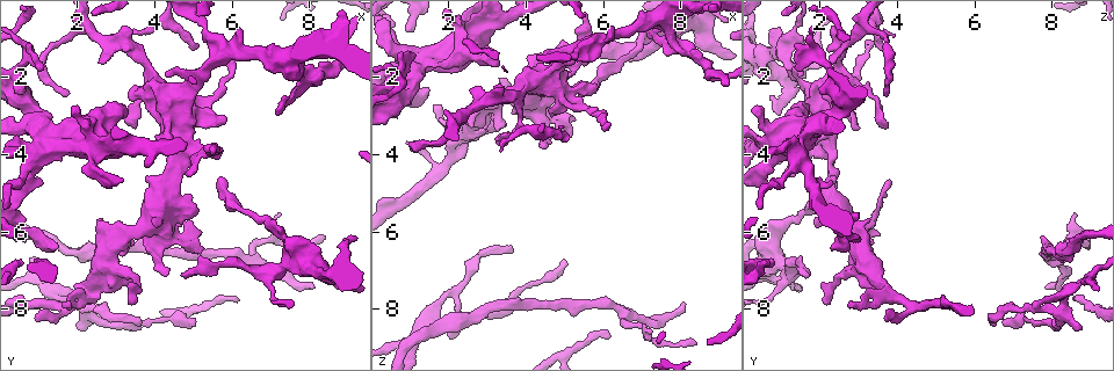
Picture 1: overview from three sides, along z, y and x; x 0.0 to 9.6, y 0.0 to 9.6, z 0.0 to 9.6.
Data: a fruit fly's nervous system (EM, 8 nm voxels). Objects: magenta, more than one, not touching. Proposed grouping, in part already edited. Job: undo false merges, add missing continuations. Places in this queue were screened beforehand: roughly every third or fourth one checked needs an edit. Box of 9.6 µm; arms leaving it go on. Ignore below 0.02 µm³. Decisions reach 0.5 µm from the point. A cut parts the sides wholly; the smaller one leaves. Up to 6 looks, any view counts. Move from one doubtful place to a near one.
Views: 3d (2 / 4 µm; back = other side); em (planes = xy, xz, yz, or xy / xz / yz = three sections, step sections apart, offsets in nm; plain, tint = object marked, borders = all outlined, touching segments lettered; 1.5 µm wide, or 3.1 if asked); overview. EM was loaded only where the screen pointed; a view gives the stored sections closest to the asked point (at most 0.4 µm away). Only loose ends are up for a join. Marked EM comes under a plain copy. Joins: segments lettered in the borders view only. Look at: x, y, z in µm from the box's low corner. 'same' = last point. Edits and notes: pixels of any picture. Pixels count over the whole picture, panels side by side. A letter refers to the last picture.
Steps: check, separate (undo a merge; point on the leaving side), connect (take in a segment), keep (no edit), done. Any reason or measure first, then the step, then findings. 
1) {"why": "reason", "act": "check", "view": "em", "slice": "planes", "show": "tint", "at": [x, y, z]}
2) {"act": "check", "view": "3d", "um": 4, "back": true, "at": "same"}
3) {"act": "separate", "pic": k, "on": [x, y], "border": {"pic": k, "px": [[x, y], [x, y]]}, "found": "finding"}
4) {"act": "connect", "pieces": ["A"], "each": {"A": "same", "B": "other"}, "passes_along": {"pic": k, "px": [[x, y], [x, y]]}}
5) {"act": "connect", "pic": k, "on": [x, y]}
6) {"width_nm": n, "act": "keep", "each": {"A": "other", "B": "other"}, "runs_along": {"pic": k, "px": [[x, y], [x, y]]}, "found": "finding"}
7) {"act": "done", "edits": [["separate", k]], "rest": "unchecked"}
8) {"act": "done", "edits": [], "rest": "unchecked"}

{"why": "an open end", "act": "check", "view": "em", "slice": "planes", "show": "borders", "at": [2.05, 8.45, 8.70]}

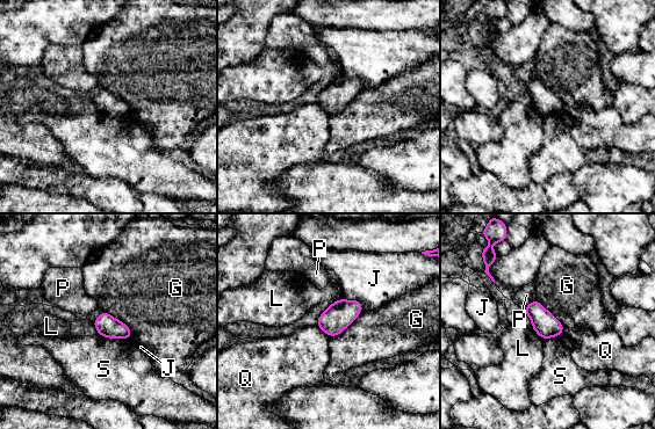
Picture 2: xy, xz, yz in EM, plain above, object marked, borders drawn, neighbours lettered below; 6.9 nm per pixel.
{"width_nm": 150, "act": "keep", "each": {"G": "other", "J": "other", "L": "other", "P": "other", "Q": "other", "S": "other"}, "found": "no lettered segment goes on from it"}

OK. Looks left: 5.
{"act": "check", "view": "3d", "um": 4, "at": [5.05, 8.40, 6.70]}

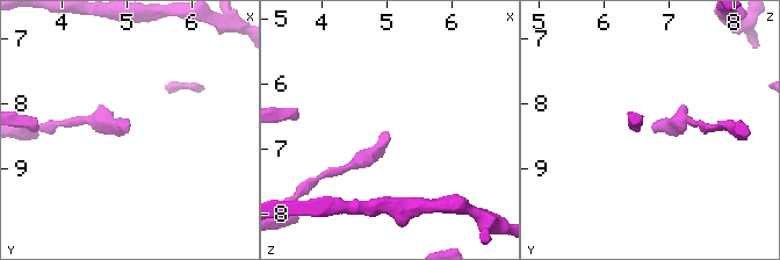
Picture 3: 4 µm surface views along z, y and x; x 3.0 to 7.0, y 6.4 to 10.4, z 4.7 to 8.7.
{"act": "check", "view": "em", "slice": "planes", "show": "borders", "at": [5.05, 8.45, 6.75]}

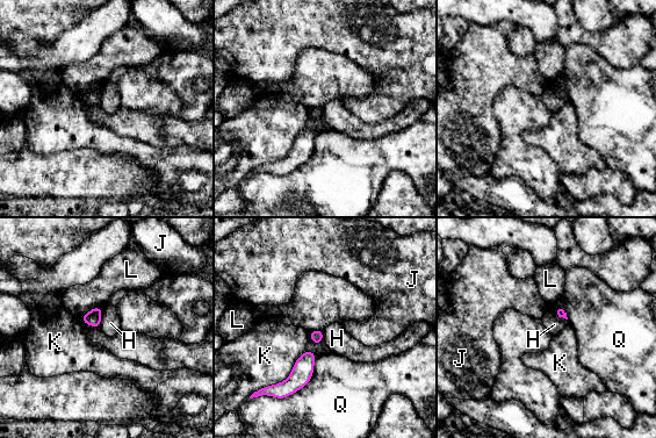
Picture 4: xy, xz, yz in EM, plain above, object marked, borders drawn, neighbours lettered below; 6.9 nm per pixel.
{"longest_contact_nm": ["K", 400], "act": "keep", "each": {"H": "other", "J": "other", "K": "other", "L": "other", "Q": "other"}, "border": {"pic": 4, "px": [[556, 307], [554, 313], [567, 320]]}, "found": "none of them fits"}

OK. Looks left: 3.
{"why": "branch stops here", "act": "check", "view": "3d", "um": 2, "at": [7.15, 2.95, 0.90]}

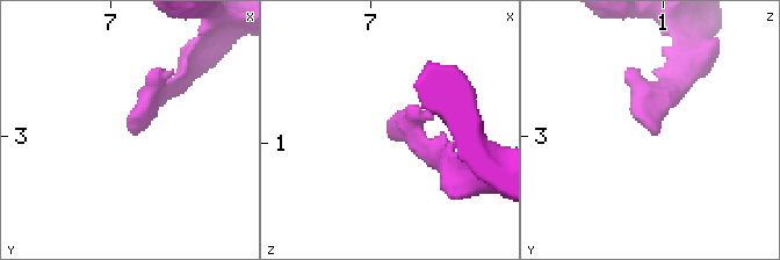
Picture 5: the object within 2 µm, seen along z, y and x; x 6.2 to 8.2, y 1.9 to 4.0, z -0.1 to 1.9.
{"act": "check", "view": "em", "slice": "xy", "step": 4, "show": "tint", "at": [7.18, 2.96, 0.94]}

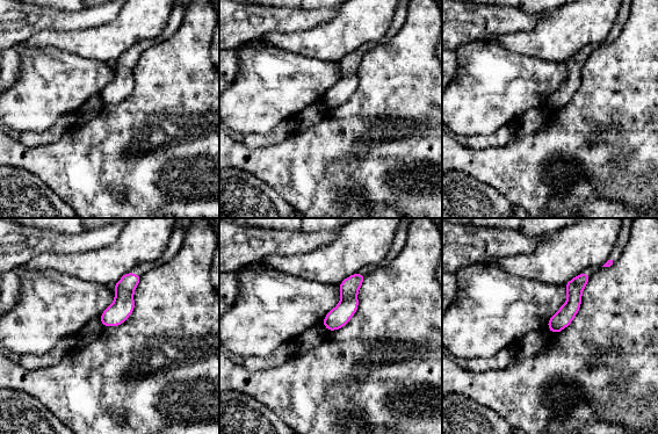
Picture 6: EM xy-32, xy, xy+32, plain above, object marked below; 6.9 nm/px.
{"act": "check", "view": "em", "slice": "planes", "show": "borders", "at": "same"}

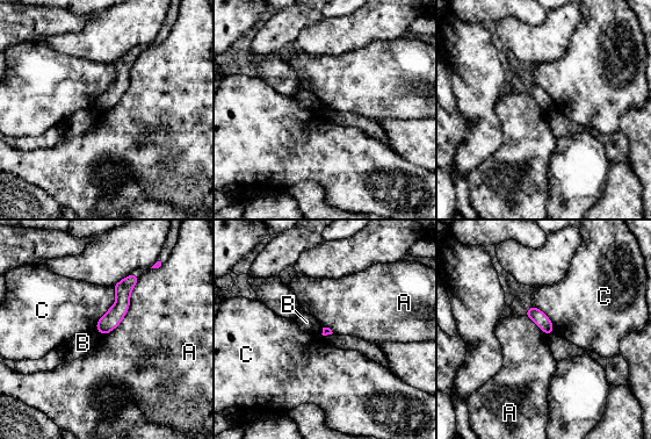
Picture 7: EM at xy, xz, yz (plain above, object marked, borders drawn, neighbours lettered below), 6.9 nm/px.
{"act": "keep", "each": {"A": "other", "B": "other", "C": "other"}, "border": {"pic": 7, "px": [[139, 276], [127, 314], [101, 336]]}, "found": "no lettered segment goes on from it"}

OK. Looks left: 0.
{"act": "done", "edits": [], "rest": "unchecked"}

